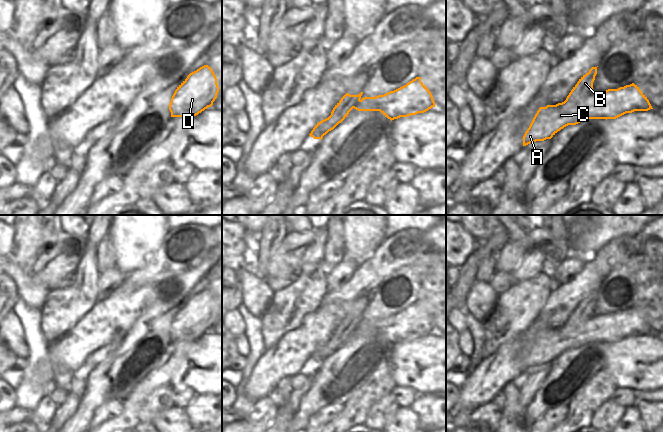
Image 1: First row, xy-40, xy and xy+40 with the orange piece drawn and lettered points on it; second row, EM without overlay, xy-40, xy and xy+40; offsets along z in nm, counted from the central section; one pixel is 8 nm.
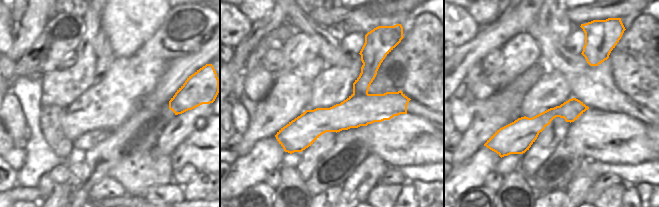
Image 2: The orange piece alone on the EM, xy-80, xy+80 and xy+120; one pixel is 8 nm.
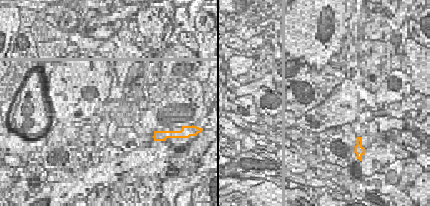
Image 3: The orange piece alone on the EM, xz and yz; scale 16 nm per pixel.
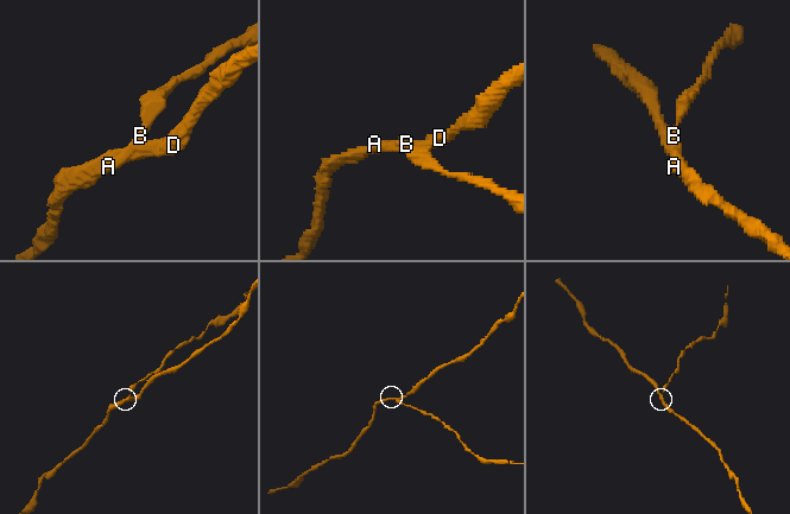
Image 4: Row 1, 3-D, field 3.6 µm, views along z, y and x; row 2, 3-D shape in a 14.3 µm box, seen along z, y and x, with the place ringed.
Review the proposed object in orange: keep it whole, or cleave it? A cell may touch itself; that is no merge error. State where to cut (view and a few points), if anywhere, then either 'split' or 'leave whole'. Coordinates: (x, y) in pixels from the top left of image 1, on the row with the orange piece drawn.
cut xy (330, 115), (330, 119), (321, 128), (324, 133); split

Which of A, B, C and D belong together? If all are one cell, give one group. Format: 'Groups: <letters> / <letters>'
Groups: A C D / B

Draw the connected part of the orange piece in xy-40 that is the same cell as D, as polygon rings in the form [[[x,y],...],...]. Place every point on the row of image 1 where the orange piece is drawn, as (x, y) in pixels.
[[[208,65],[190,73],[175,90],[169,110],[171,117],[194,117],[213,105],[219,86]]]

